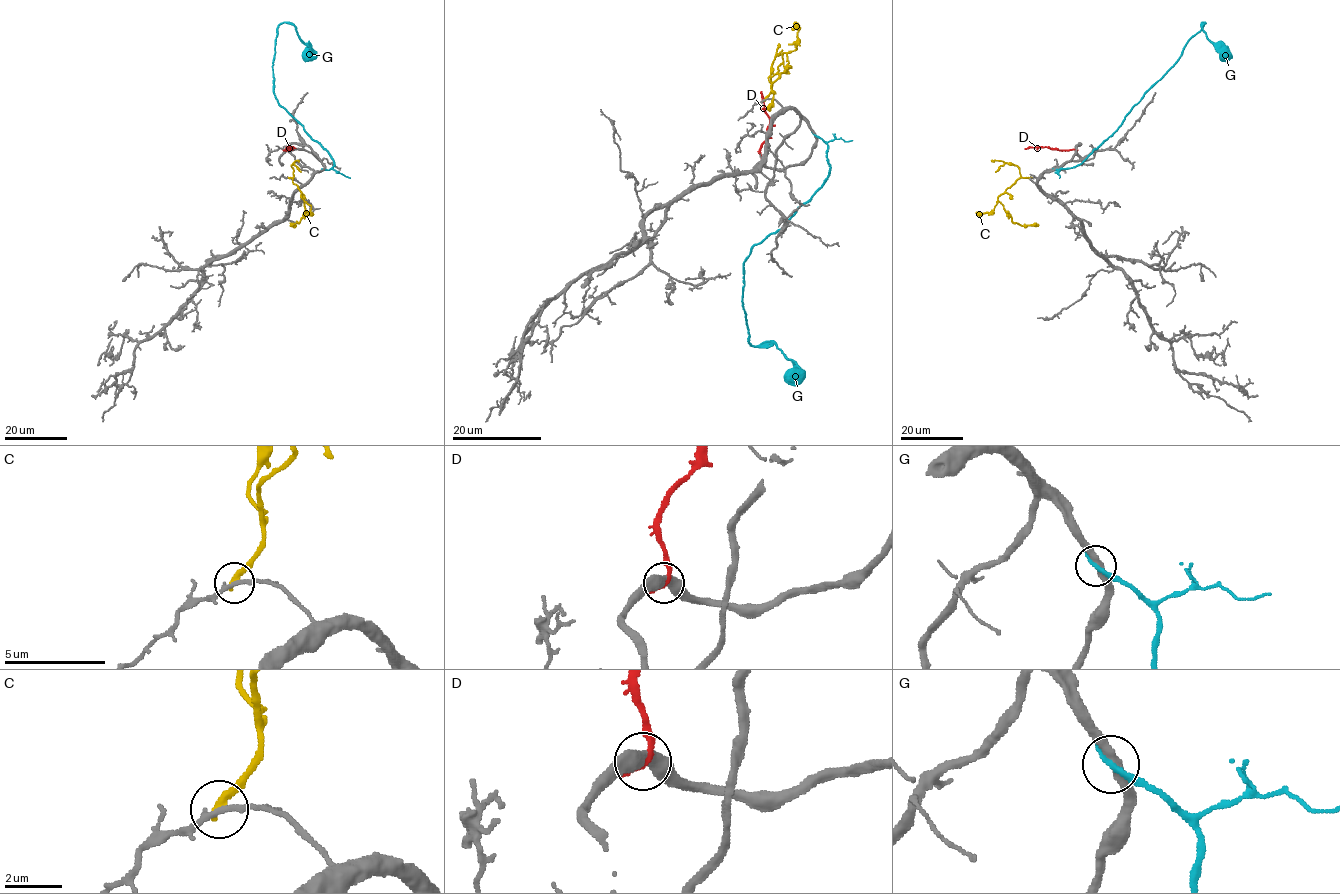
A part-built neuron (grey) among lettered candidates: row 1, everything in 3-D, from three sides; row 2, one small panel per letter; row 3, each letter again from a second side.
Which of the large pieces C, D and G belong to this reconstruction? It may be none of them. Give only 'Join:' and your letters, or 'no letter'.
Join: no letter

